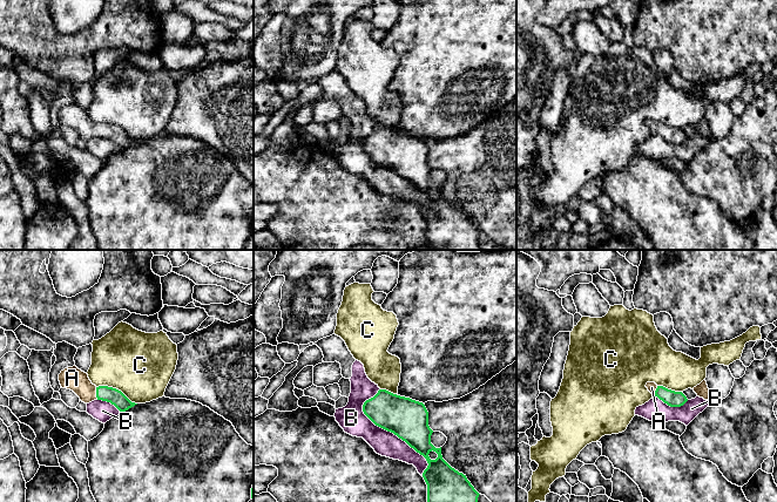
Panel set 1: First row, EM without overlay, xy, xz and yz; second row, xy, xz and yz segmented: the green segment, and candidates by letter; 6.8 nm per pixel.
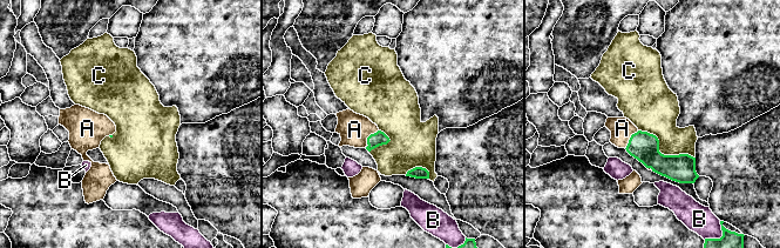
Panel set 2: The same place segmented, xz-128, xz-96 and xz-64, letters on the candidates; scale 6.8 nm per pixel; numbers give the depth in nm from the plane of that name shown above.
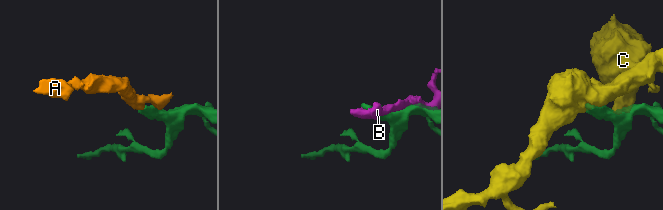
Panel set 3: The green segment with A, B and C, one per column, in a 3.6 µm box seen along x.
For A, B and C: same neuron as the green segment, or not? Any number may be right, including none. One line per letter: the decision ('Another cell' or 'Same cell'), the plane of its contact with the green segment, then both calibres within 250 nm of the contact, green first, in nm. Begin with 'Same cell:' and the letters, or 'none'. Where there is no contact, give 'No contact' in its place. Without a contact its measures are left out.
Same cell: A
A: Same cell. Touches green in xy. Thickness 110 nm (green) against 160 nm
B: Another cell. Touches green in xz. Thickness 280 nm (green) against 180 nm
C: Another cell. Touches green in xy. Thickness 110 nm (green) against 440 nm

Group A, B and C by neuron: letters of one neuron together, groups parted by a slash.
A / B / C

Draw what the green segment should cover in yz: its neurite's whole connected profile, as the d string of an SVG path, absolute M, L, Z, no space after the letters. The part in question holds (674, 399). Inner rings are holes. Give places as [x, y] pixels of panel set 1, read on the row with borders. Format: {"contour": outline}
{"contour": "M647 382L648 391L670 407L681 407L688 399L682 392L675 392L655 382Z"}

